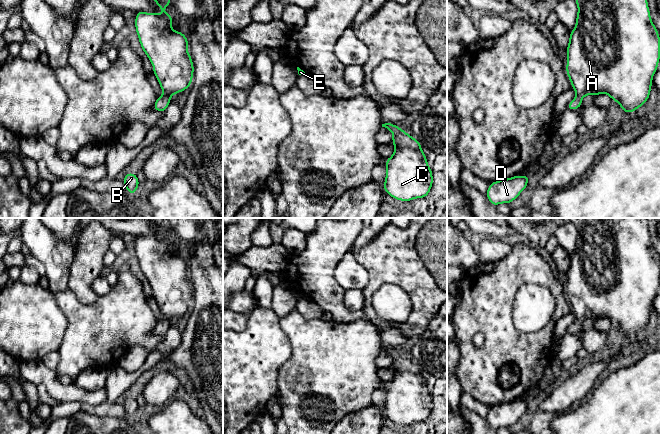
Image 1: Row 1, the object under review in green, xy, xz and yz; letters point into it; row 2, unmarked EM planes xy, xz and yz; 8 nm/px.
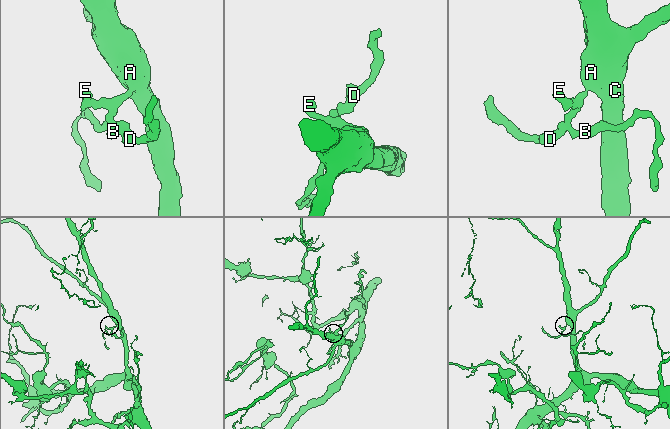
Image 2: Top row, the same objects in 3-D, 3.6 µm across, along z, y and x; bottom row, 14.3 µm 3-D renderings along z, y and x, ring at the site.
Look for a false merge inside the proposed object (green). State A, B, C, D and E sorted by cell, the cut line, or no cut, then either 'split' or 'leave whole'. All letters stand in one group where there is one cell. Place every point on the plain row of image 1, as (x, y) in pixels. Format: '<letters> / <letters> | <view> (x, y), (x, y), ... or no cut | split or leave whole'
A B C D E | no cut | leave whole

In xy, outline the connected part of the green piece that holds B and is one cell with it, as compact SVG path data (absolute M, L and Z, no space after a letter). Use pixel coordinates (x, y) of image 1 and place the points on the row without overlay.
M131 396L127 397L124 401L123 407L126 411L126 414L134 419L138 413L139 410L139 404L136 398L133 398Z

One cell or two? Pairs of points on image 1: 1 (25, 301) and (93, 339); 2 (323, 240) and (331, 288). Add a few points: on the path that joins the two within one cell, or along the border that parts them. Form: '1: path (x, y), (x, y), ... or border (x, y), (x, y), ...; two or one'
1: border (56, 304), (67, 321), (67, 328), (60, 347); two
2: path (323, 252), (323, 276); one

